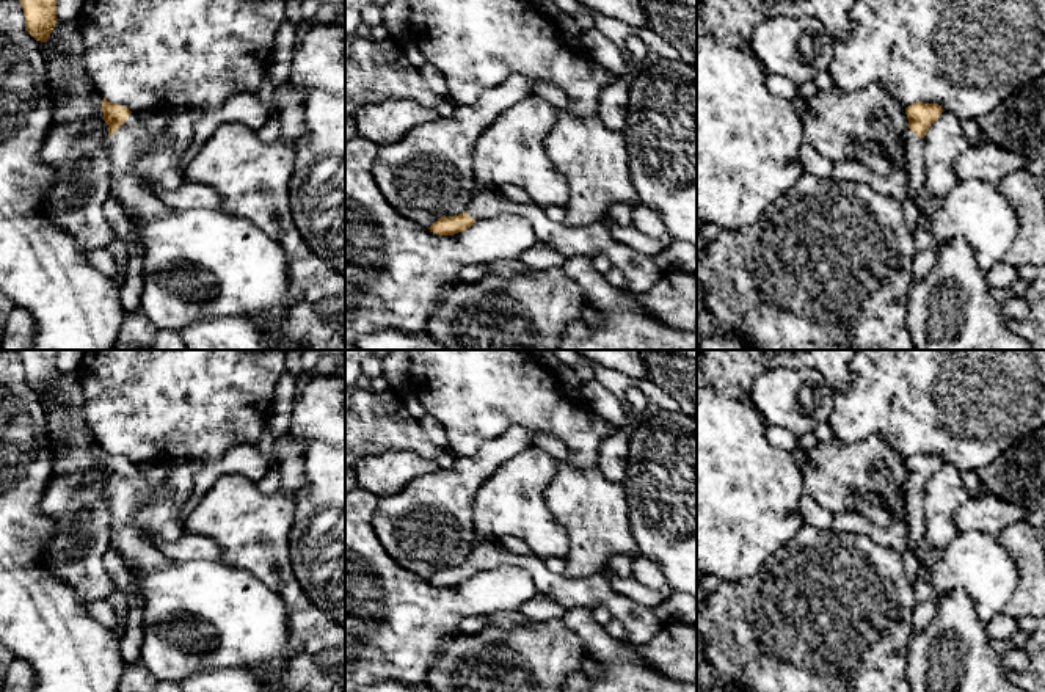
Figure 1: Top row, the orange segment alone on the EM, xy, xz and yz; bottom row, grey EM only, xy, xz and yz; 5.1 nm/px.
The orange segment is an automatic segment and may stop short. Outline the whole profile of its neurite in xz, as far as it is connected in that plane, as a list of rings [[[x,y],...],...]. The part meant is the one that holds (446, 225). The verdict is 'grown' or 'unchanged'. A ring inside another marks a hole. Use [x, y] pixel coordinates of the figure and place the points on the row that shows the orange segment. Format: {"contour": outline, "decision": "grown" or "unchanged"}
{"contour": [[[497,190],[475,191],[464,212],[453,217],[441,217],[428,229],[436,235],[453,235],[471,228],[477,220],[494,217],[502,212],[526,217],[533,228],[537,242],[549,246],[565,257],[607,256],[615,268],[626,278],[626,289],[642,293],[654,286],[661,268],[654,259],[634,251],[612,239],[609,224],[604,221],[590,226],[570,226],[549,218],[541,207],[512,202]]], "decision": "grown"}

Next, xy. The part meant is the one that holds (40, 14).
{"contour": [[[19,0],[25,16],[27,31],[41,42],[49,41],[49,35],[56,24],[56,0]]], "decision": "unchanged"}

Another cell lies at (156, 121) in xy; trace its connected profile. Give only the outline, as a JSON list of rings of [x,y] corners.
[[[166,108],[138,111],[138,118],[146,127],[146,135],[140,141],[140,151],[146,152],[165,137],[171,122]]]

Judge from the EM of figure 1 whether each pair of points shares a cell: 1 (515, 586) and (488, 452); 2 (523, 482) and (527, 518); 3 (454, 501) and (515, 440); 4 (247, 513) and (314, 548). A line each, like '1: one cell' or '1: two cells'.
1: two cells
2: one cell
3: one cell
4: two cells

